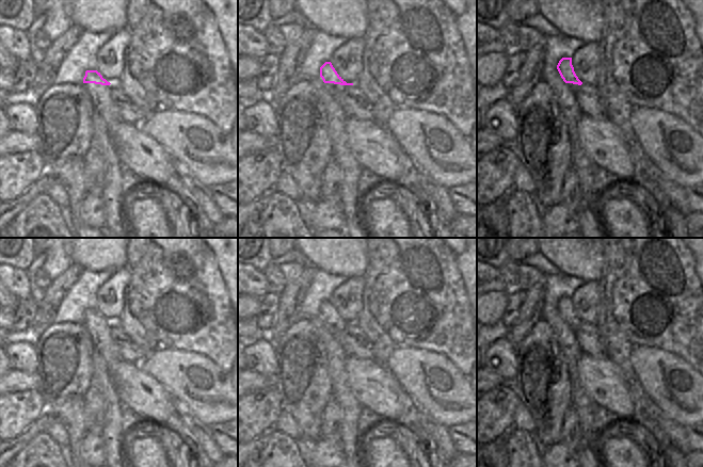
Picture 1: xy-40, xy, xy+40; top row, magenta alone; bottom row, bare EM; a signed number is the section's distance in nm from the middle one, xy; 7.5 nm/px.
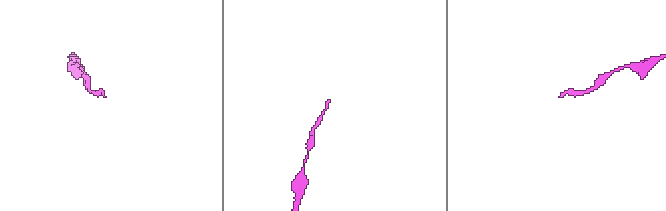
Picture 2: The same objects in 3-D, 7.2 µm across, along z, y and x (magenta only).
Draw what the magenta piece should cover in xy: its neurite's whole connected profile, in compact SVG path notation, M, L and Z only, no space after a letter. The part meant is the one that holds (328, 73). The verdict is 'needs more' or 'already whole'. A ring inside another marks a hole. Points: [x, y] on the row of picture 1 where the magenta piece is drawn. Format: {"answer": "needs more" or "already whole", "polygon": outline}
{"answer": "already whole", "polygon": "M325 62L320 67L320 77L324 83L334 83L340 85L353 85L353 83L347 83L335 70L331 62Z"}

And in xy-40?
{"answer": "already whole", "polygon": "M86 70L85 76L83 78L83 83L95 83L95 84L101 84L101 85L111 84L106 79L103 79L100 73L98 73L97 70Z"}

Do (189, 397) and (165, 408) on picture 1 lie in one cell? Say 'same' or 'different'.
different

